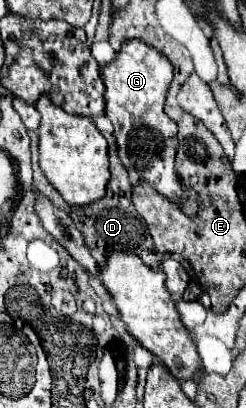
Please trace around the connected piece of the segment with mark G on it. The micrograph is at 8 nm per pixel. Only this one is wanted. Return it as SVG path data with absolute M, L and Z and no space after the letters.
M125 40L115 60L101 68L105 84L105 114L109 116L119 146L119 158L133 180L145 180L155 190L173 198L189 216L197 216L197 196L177 182L173 158L177 152L177 124L163 112L165 94L173 80L173 64L165 54L141 40Z

